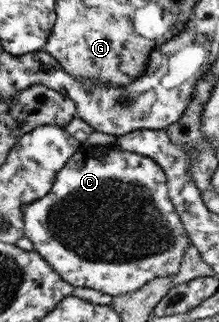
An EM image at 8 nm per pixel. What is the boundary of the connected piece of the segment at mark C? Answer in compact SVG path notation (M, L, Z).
M82 145L71 156L65 167L57 172L55 183L49 193L24 207L24 229L25 236L34 244L34 251L42 259L45 259L66 283L75 288L95 289L112 296L138 291L153 279L175 276L180 271L186 249L192 246L191 239L174 208L173 202L170 200L163 168L154 159L132 151L121 150L116 145L101 147Z

